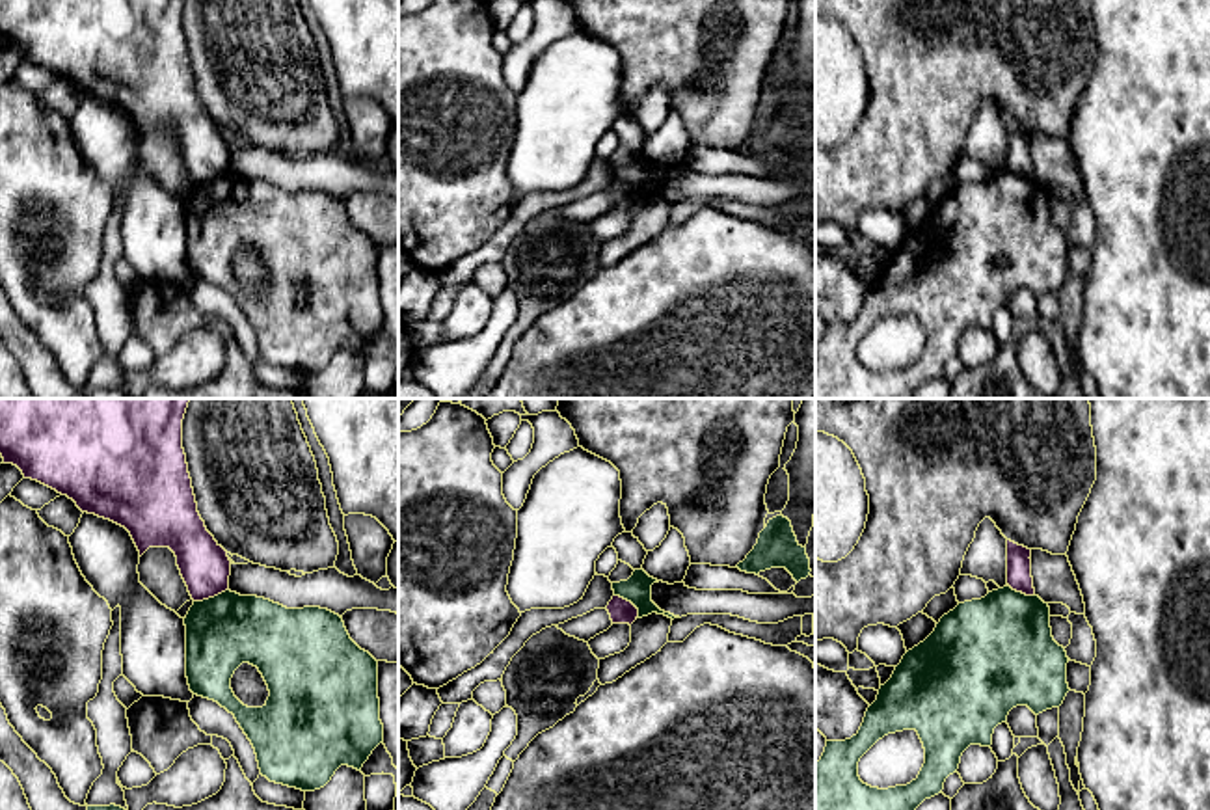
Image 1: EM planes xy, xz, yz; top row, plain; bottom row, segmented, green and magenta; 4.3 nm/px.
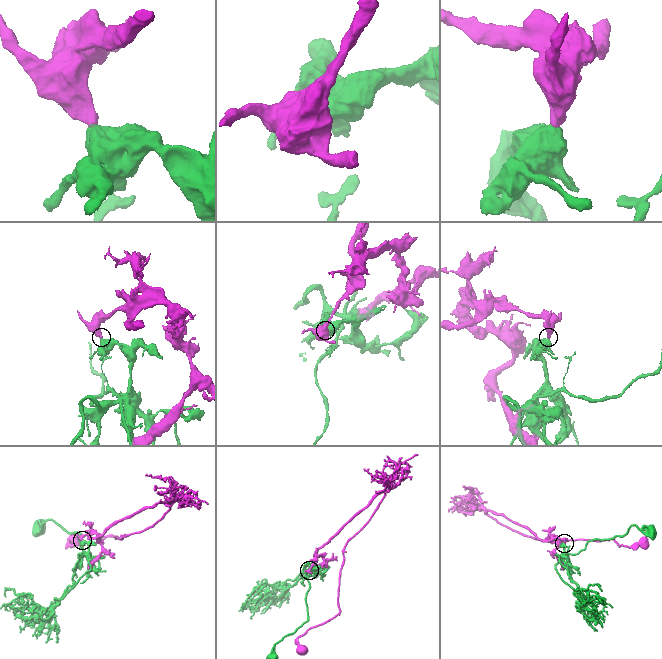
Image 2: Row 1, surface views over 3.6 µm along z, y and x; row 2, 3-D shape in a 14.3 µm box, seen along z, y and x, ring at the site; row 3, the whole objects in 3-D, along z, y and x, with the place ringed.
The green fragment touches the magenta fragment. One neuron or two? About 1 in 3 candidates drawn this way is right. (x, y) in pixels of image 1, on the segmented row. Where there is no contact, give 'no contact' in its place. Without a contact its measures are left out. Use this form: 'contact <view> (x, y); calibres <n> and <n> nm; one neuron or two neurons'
contact xy (211, 598); calibres 320 and 220 nm; two neurons

